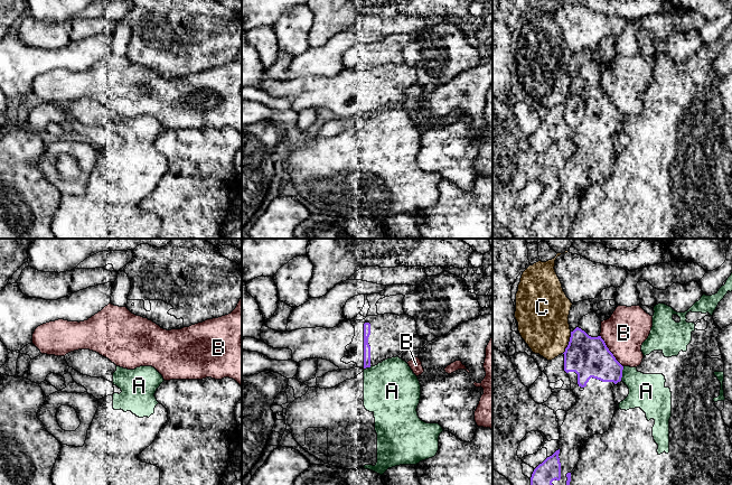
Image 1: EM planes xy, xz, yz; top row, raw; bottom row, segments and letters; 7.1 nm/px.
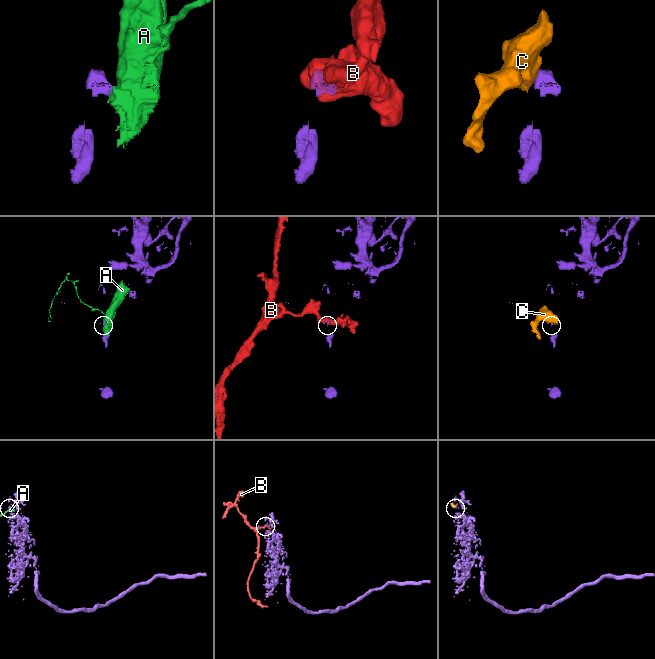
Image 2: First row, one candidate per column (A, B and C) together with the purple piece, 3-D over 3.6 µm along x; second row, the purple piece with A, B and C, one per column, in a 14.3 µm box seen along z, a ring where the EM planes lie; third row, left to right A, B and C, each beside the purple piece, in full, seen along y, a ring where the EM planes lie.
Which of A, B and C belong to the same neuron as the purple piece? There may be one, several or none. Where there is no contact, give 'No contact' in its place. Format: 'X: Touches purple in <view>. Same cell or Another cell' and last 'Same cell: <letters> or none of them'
A: Touches purple in yz. Another cell
B: Touches purple in yz. Another cell
C: Touches purple in yz. Another cell
Same cell: none of them

